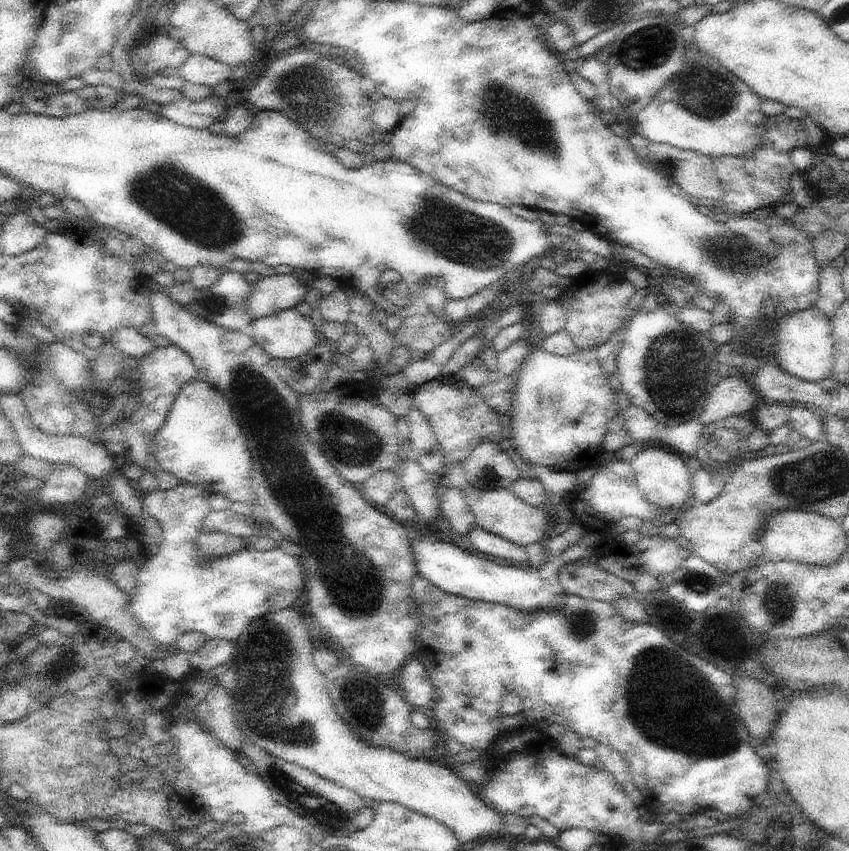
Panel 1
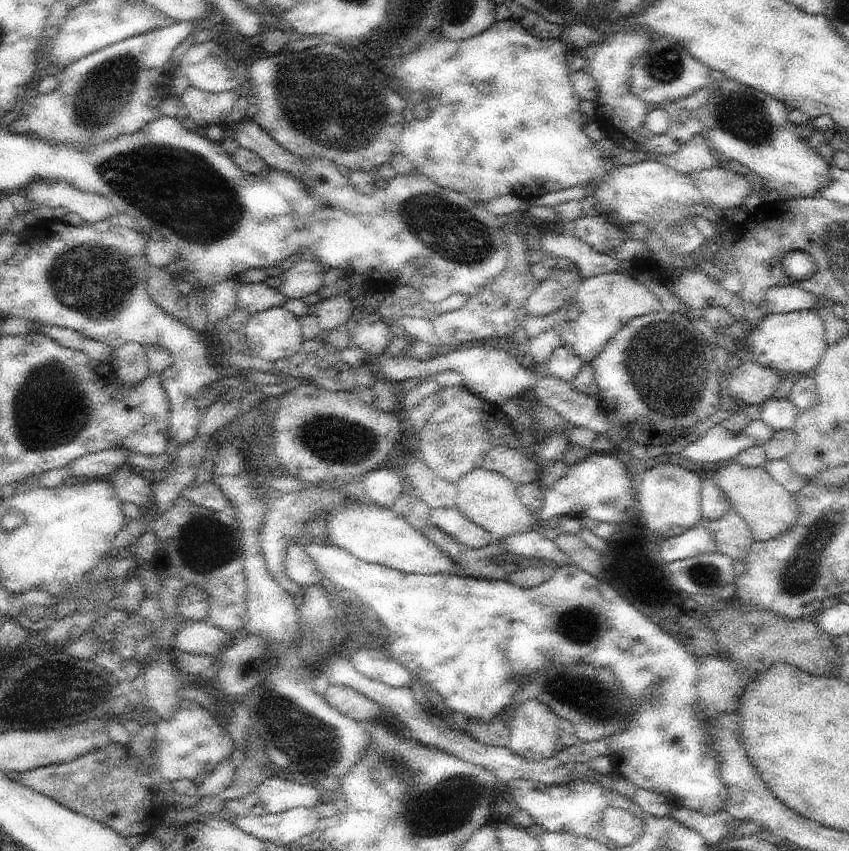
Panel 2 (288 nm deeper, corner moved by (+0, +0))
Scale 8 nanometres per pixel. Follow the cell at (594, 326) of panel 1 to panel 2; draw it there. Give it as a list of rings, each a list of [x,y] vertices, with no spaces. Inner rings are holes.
[[[507,228],[507,268],[501,272],[497,280],[487,284],[483,292],[477,292],[477,296],[471,296],[465,300],[465,306],[453,312],[431,316],[433,332],[439,338],[441,344],[463,344],[467,340],[489,340],[489,338],[503,338],[511,336],[517,326],[523,326],[523,332],[527,332],[527,340],[535,338],[541,332],[559,330],[563,346],[569,346],[579,360],[589,366],[607,346],[607,342],[633,318],[655,314],[661,310],[659,298],[647,290],[643,284],[639,284],[633,274],[601,274],[595,278],[587,278],[581,282],[579,290],[571,300],[567,300],[557,312],[543,316],[543,318],[527,318],[523,324],[517,324],[513,318],[513,310],[523,306],[527,298],[537,290],[537,280],[529,274],[529,252],[521,228]]]

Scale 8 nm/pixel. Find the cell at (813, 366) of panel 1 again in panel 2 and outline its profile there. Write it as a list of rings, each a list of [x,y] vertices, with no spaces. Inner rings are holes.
[[[815,310],[773,314],[765,316],[757,330],[753,330],[753,334],[745,340],[745,358],[751,358],[761,366],[779,372],[787,380],[793,380],[811,374],[815,366],[821,362],[827,346],[829,344],[825,324]]]

